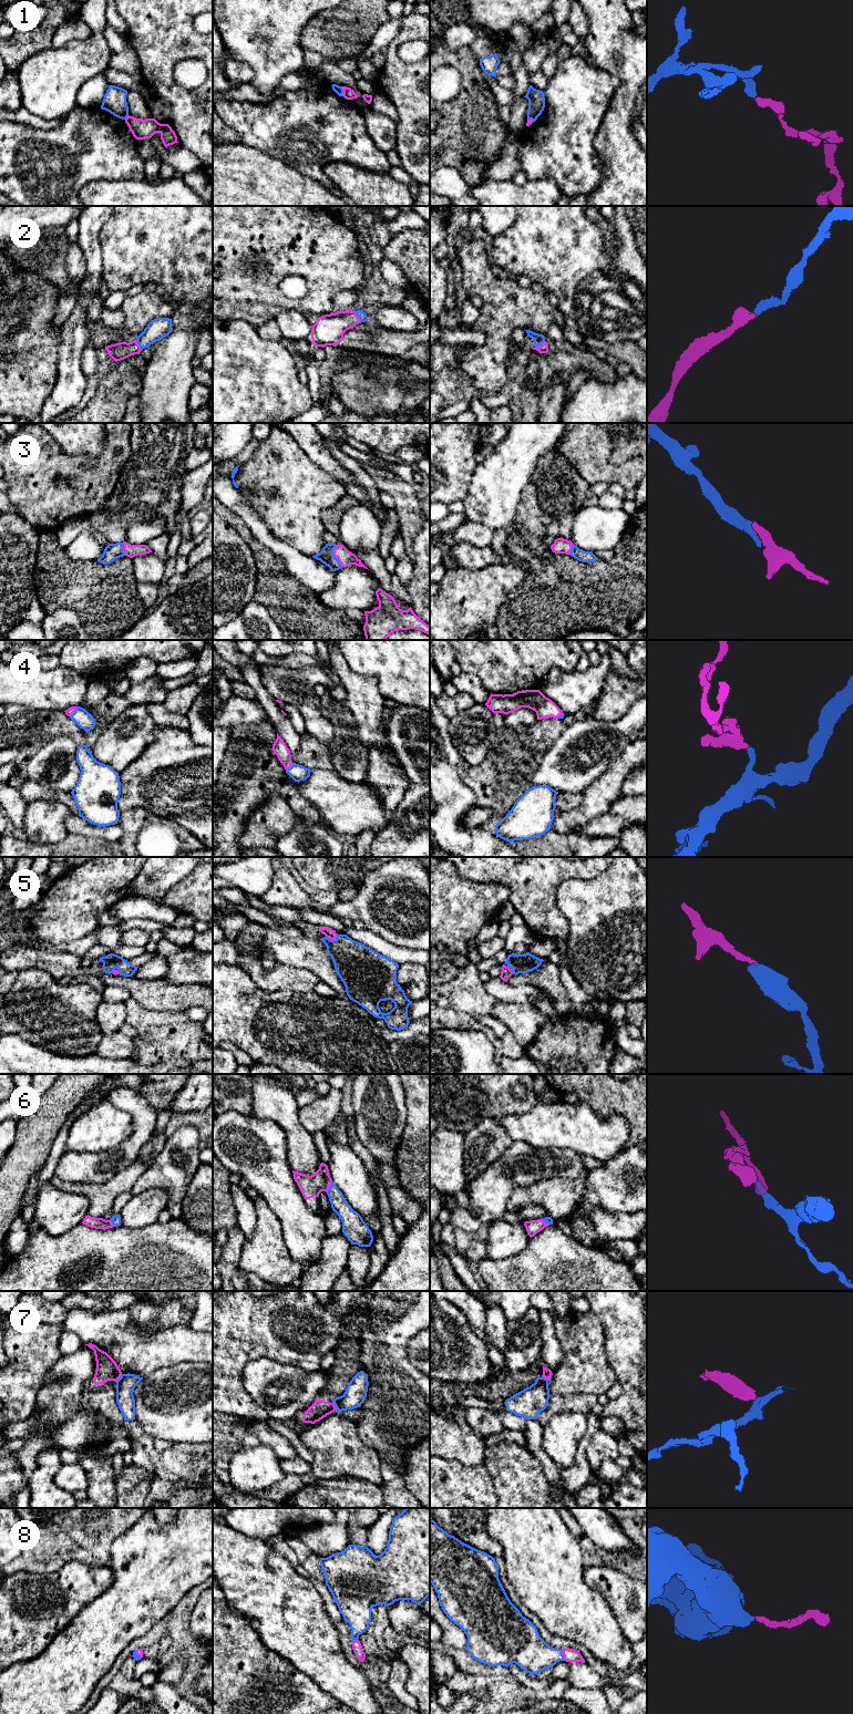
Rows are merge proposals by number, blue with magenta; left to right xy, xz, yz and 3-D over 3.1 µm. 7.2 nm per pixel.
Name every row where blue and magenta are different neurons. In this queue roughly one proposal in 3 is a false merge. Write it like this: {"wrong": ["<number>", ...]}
{"wrong": ["1", "7"]}

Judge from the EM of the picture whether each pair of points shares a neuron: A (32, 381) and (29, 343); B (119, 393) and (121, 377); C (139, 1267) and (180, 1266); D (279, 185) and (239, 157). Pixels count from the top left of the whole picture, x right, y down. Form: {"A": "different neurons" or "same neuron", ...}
{"A": "same neuron", "B": "same neuron", "C": "same neuron", "D": "same neuron"}

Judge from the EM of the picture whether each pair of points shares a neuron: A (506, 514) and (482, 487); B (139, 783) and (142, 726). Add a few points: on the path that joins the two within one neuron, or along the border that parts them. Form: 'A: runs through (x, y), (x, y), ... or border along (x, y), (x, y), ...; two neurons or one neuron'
A: runs through (500, 507), (489, 494); one neuron
B: border along (153, 730), (153, 741), (122, 771); two neurons

